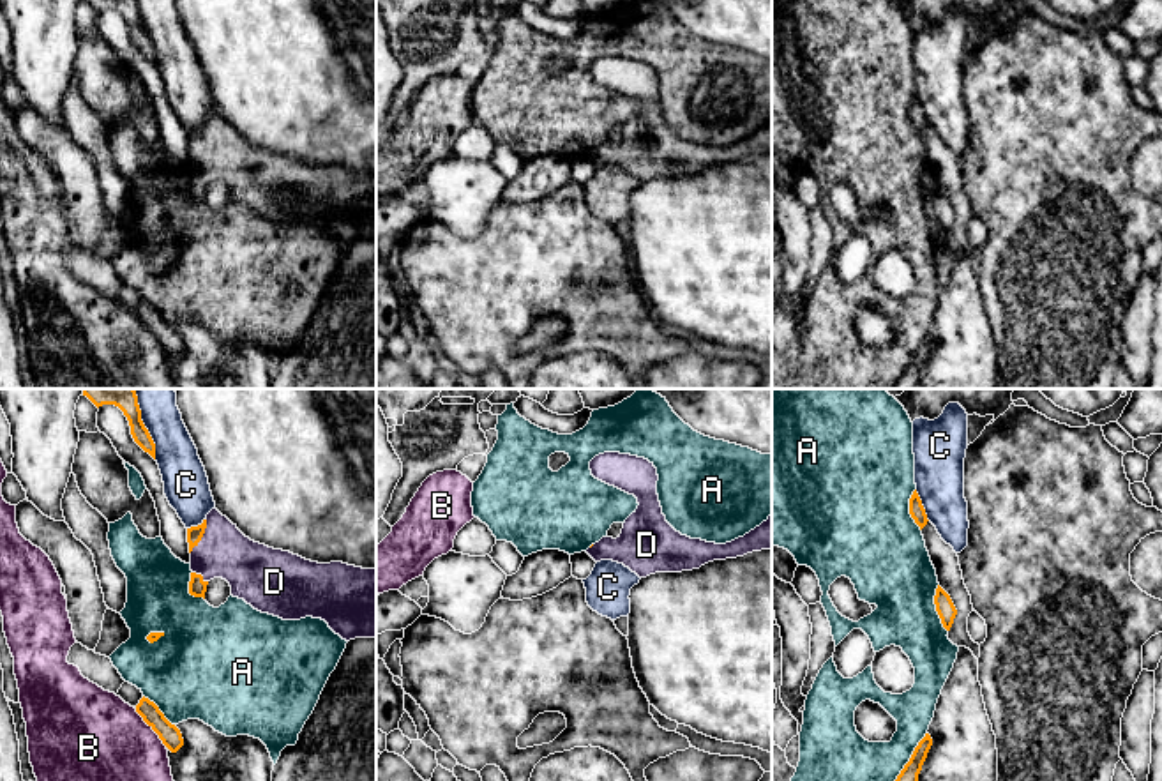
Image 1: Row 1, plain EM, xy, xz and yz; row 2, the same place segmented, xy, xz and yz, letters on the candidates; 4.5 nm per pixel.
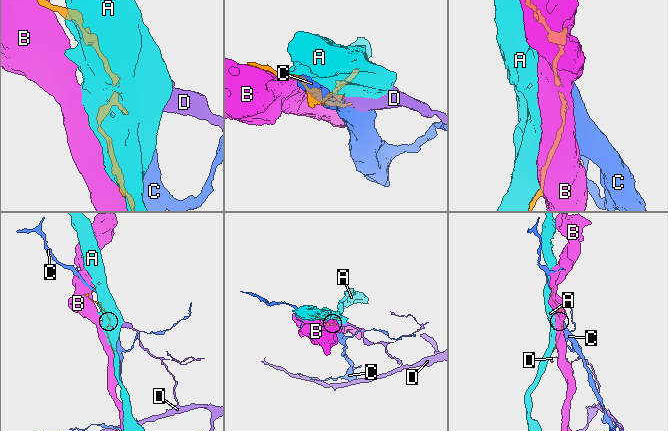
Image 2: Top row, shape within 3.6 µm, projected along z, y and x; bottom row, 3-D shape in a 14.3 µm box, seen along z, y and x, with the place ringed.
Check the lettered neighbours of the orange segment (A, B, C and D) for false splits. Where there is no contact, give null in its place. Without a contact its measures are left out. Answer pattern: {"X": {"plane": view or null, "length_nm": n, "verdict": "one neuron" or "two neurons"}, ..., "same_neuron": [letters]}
{"A": {"plane": "yz", "length_nm": 220, "verdict": "two neurons"}, "B": {"plane": "xy", "length_nm": 220, "verdict": "two neurons"}, "C": {"plane": "xy", "length_nm": 300, "verdict": "two neurons"}, "D": {"plane": "xy", "length_nm": 170, "verdict": "one neuron"}, "same_neuron": ["D"]}

